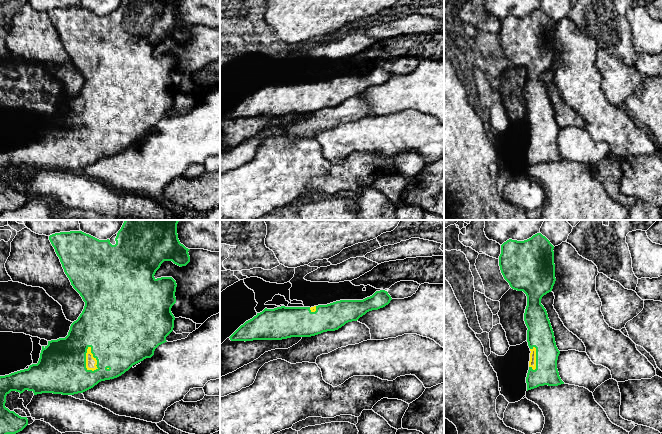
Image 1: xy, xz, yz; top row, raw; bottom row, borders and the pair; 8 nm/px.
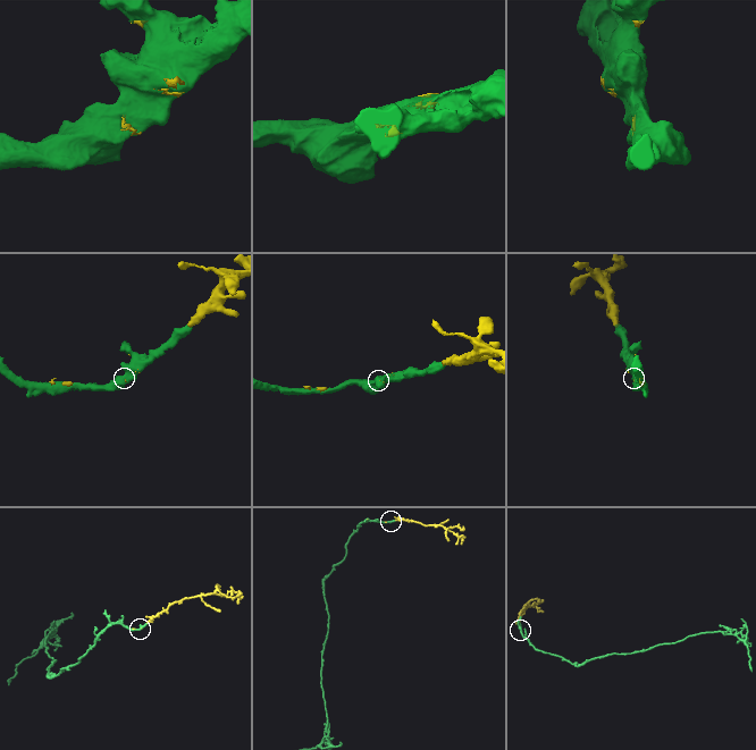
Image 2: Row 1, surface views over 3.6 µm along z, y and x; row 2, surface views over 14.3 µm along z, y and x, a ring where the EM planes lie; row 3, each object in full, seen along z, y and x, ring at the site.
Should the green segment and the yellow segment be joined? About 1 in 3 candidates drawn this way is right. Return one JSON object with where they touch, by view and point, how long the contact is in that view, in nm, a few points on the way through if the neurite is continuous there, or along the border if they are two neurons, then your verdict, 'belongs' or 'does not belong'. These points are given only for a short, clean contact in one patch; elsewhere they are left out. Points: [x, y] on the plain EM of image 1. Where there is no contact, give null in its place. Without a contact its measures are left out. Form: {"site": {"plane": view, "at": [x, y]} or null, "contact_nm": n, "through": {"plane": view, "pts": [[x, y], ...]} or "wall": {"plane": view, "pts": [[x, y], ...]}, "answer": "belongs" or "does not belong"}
{"site": {"plane": "xy", "at": [96, 135]}, "contact_nm": 220, "answer": "belongs"}

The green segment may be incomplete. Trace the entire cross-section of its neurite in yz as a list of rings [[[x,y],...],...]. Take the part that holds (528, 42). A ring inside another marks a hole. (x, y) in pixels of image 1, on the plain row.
[[[537,9],[524,17],[509,15],[501,21],[499,42],[504,55],[512,65],[523,67],[527,72],[524,97],[528,104],[527,118],[531,127],[526,153],[527,167],[544,161],[564,160],[557,145],[560,127],[556,122],[547,87],[541,80],[542,73],[552,67],[556,57],[553,25],[554,22],[541,9]]]

